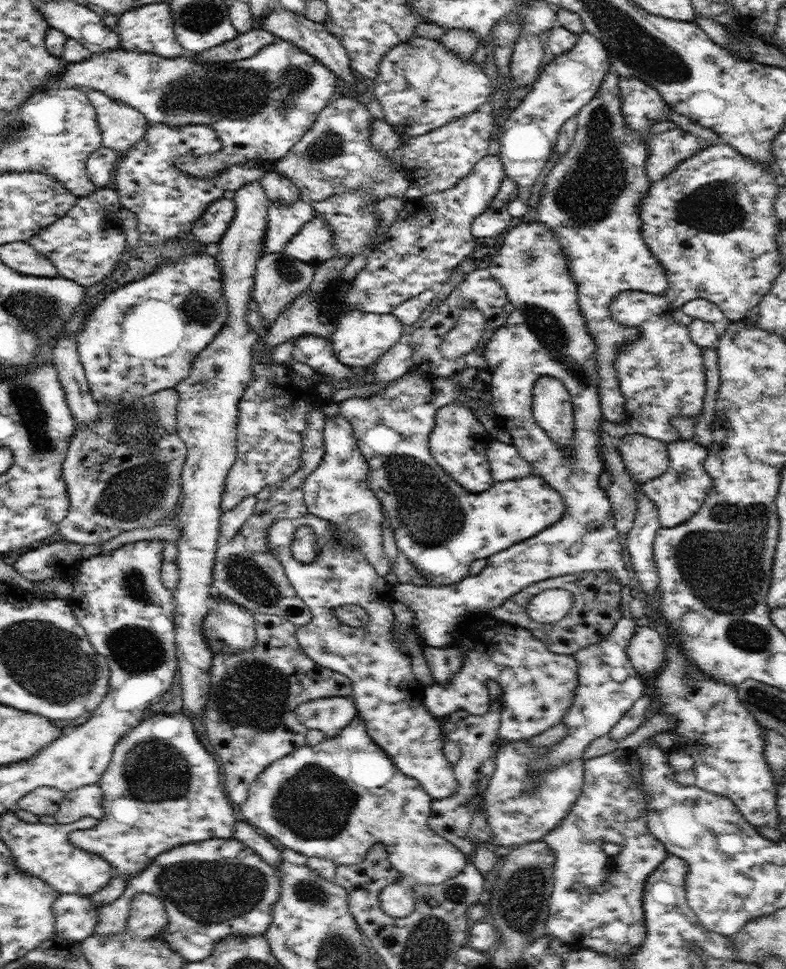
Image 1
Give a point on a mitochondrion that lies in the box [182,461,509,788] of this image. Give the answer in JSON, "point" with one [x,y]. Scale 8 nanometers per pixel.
{"point":[251,698]}

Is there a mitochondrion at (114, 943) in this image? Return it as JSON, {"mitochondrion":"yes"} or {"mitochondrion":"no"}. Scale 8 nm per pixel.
{"mitochondrion":"no"}

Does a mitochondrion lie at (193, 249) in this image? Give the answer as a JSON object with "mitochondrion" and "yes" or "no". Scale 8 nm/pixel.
{"mitochondrion":"no"}

